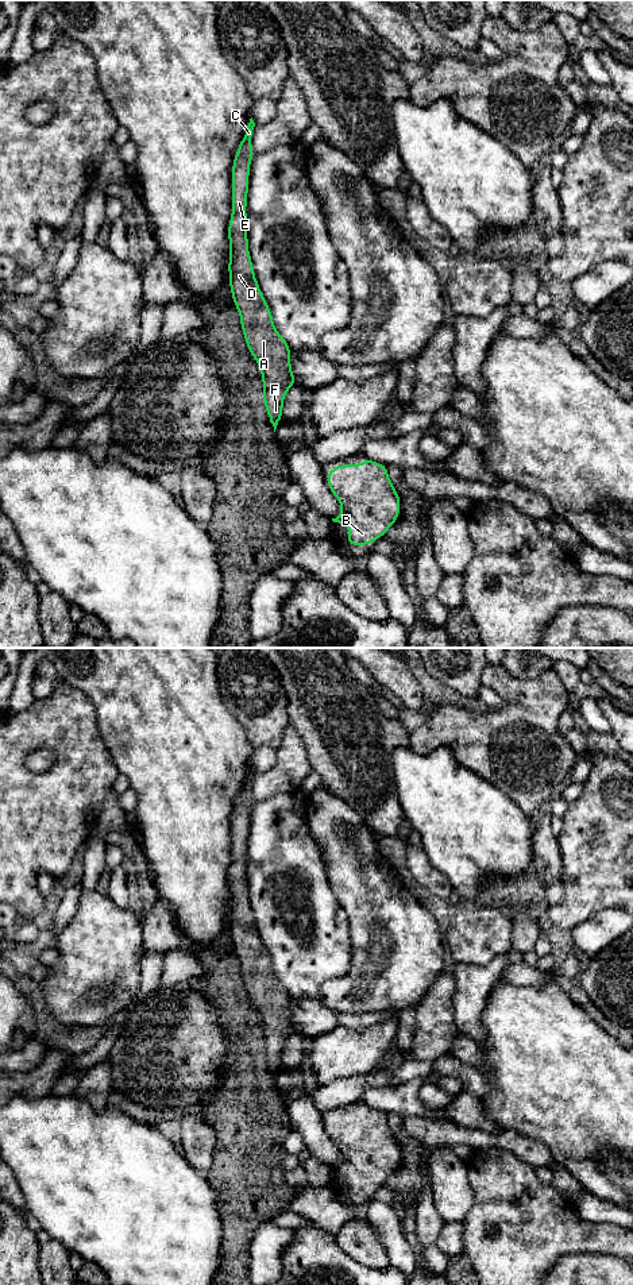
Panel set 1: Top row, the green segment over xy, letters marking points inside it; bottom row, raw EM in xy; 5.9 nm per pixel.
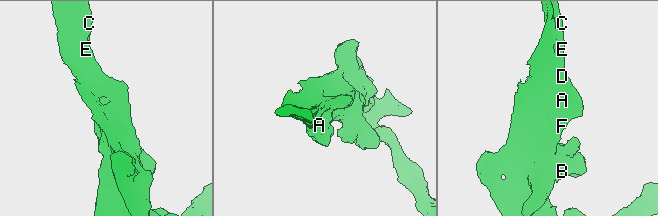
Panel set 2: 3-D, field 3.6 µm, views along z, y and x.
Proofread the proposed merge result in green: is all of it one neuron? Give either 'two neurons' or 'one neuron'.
one neuron

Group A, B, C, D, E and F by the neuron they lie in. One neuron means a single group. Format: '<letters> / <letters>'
A B C D E F

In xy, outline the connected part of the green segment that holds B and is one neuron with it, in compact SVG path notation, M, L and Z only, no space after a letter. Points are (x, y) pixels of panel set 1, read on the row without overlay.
M364 1105L362 1112L337 1112L335 1118L327 1118L325 1122L329 1138L341 1153L341 1162L332 1169L350 1173L348 1193L373 1192L398 1168L401 1146L389 1126L387 1114Z

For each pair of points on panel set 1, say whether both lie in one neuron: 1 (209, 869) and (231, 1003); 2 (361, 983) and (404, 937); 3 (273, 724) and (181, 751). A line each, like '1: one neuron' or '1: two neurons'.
1: two neurons
2: one neuron
3: two neurons

